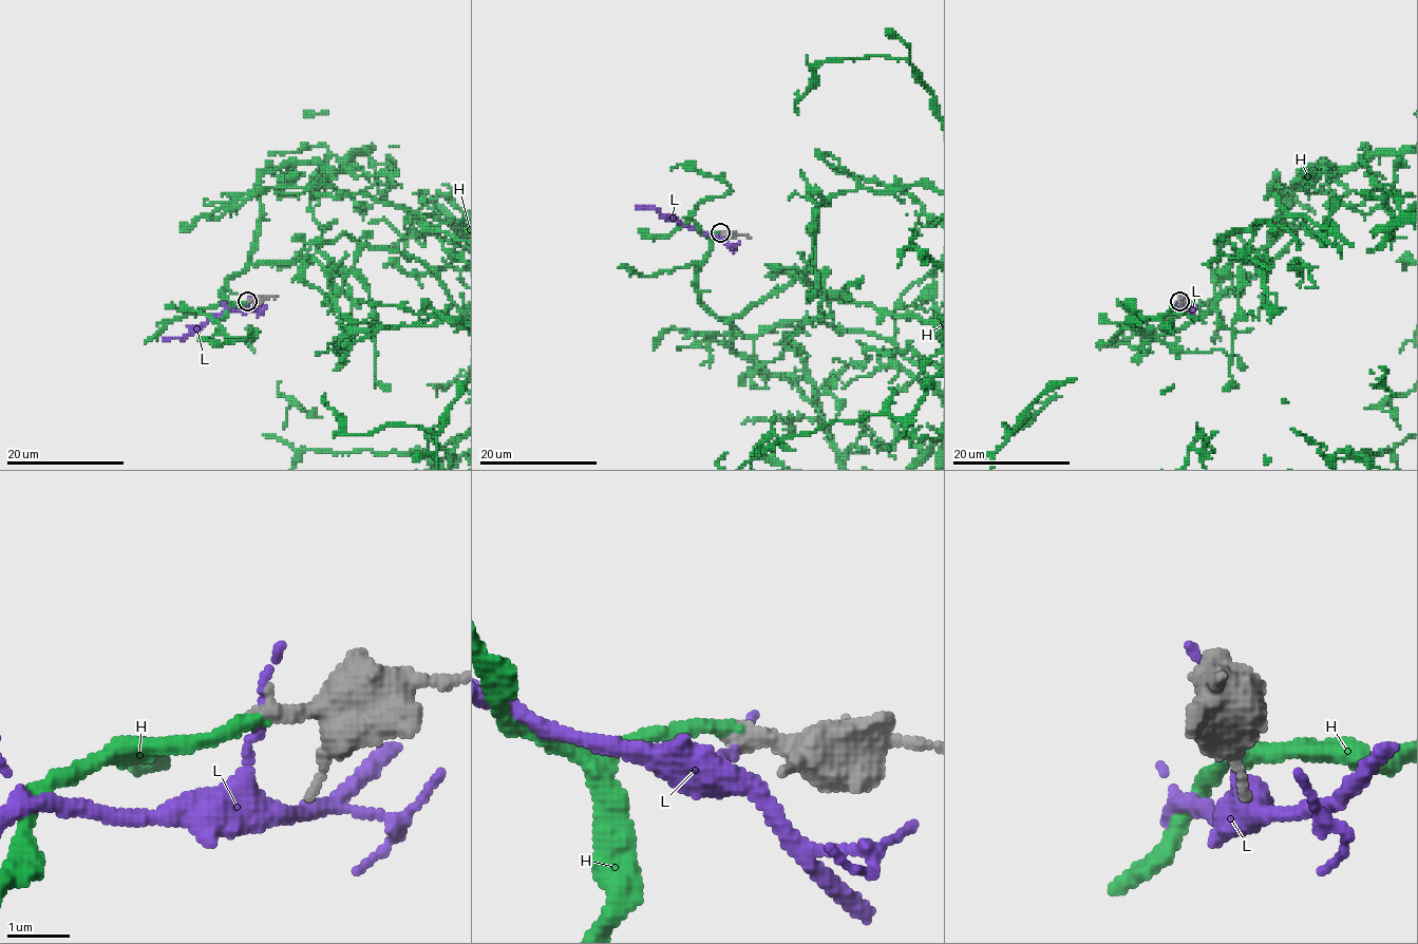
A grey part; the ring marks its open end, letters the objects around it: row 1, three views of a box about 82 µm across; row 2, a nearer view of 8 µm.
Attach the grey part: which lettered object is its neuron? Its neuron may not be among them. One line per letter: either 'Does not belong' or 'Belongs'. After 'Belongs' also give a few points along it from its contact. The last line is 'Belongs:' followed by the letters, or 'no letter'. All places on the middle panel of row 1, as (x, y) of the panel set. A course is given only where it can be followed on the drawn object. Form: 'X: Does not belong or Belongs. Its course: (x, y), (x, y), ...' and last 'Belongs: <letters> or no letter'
H: Belongs
L: Does not belong
Belongs: H

